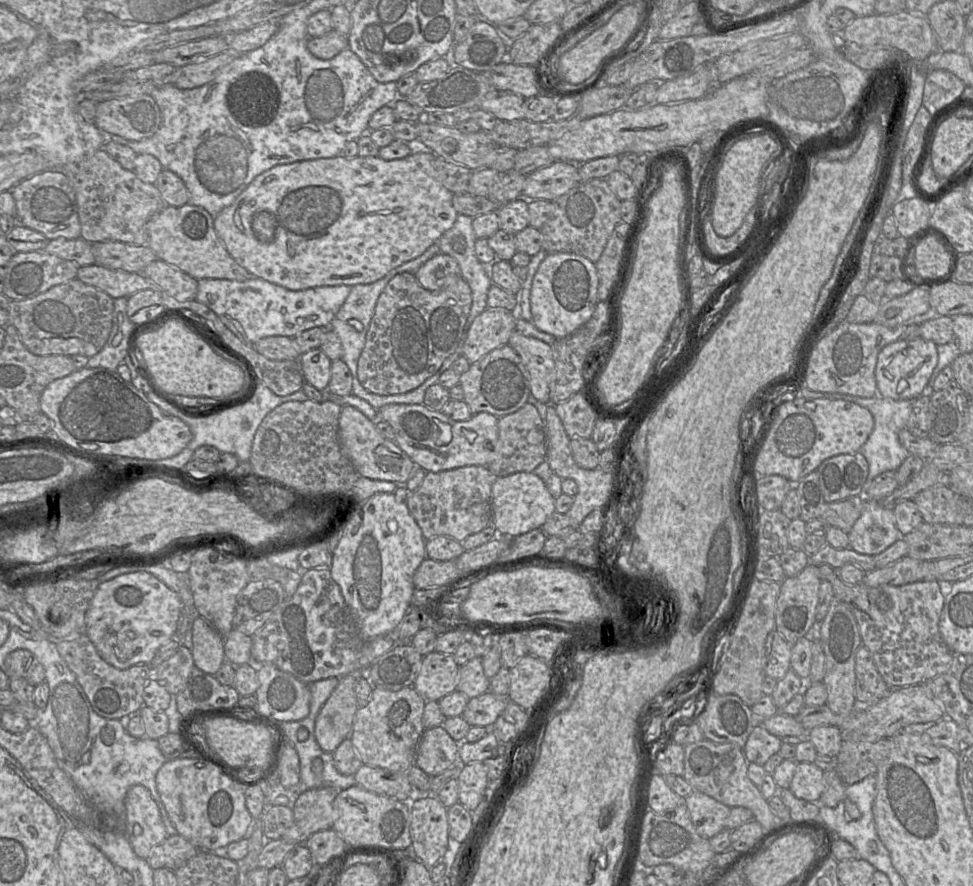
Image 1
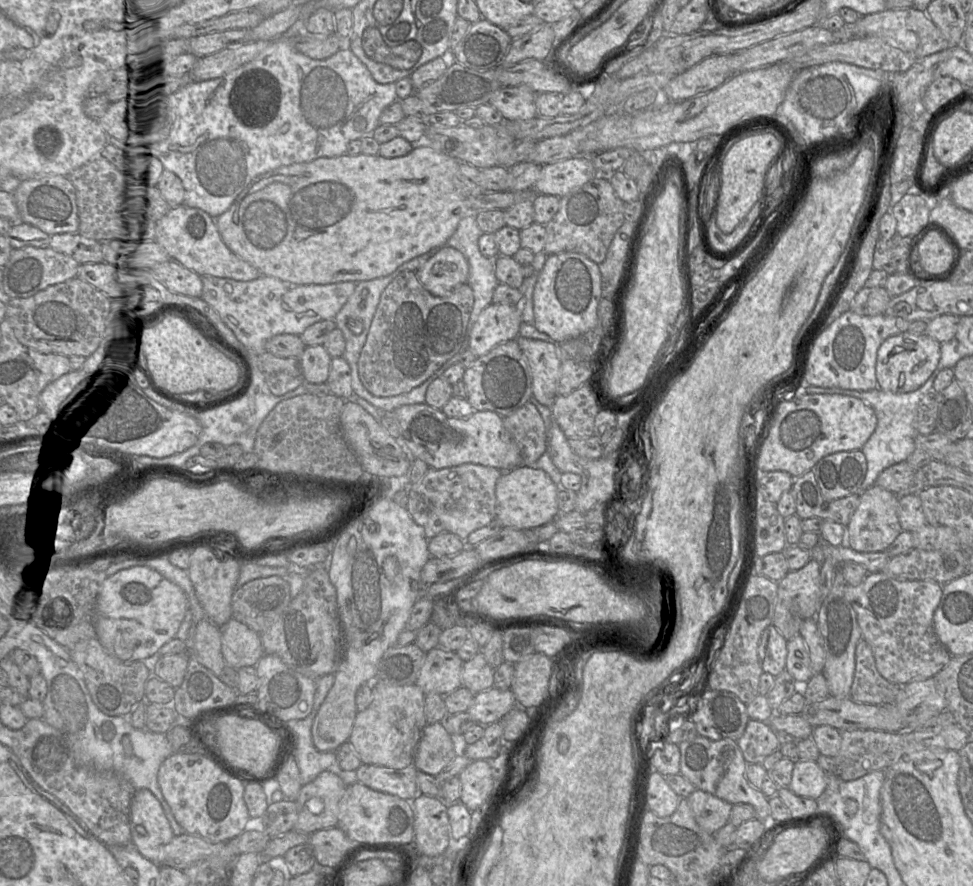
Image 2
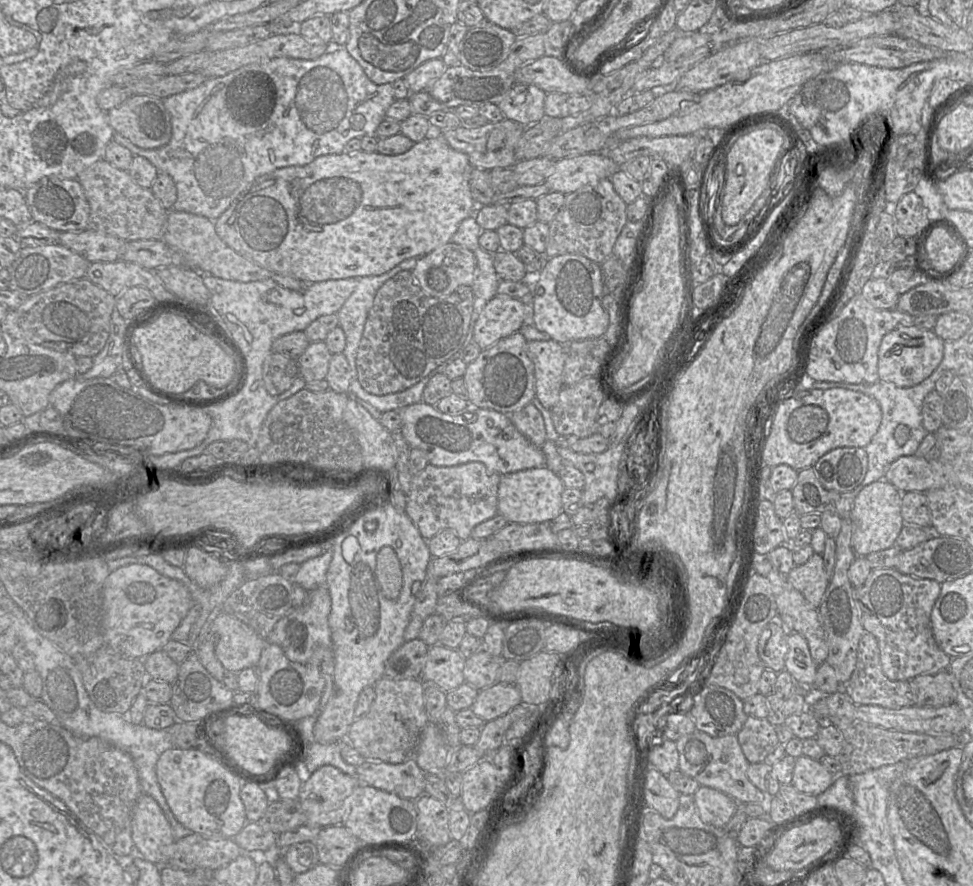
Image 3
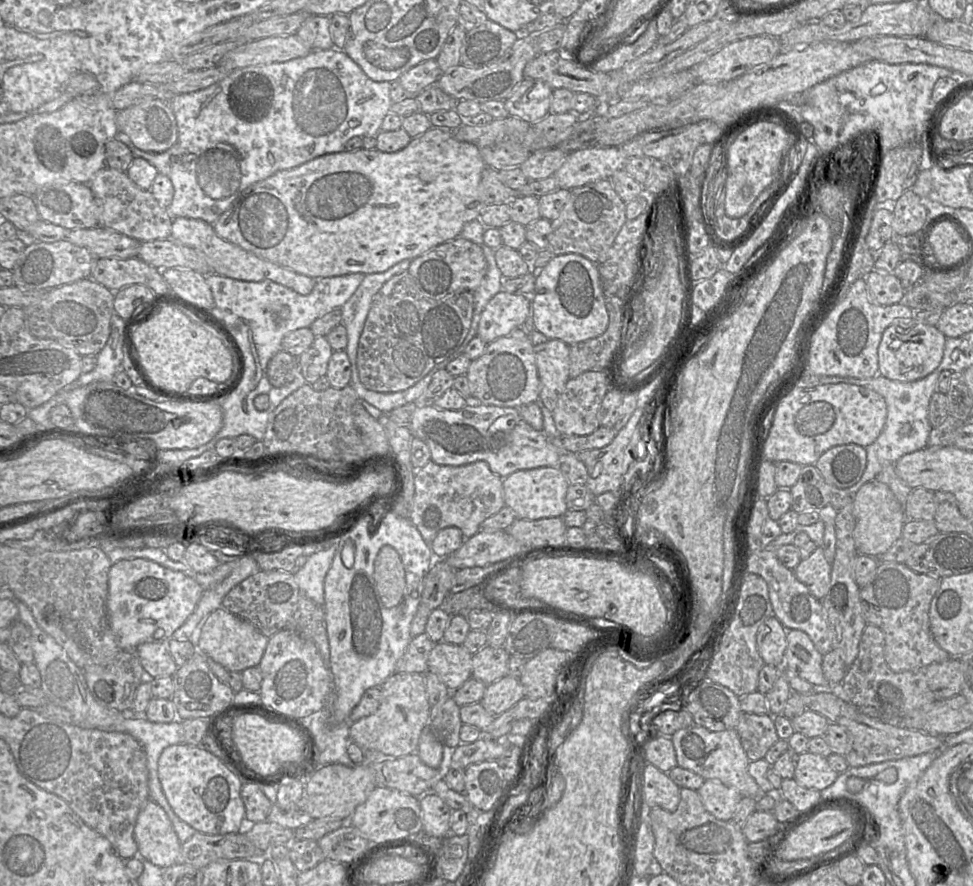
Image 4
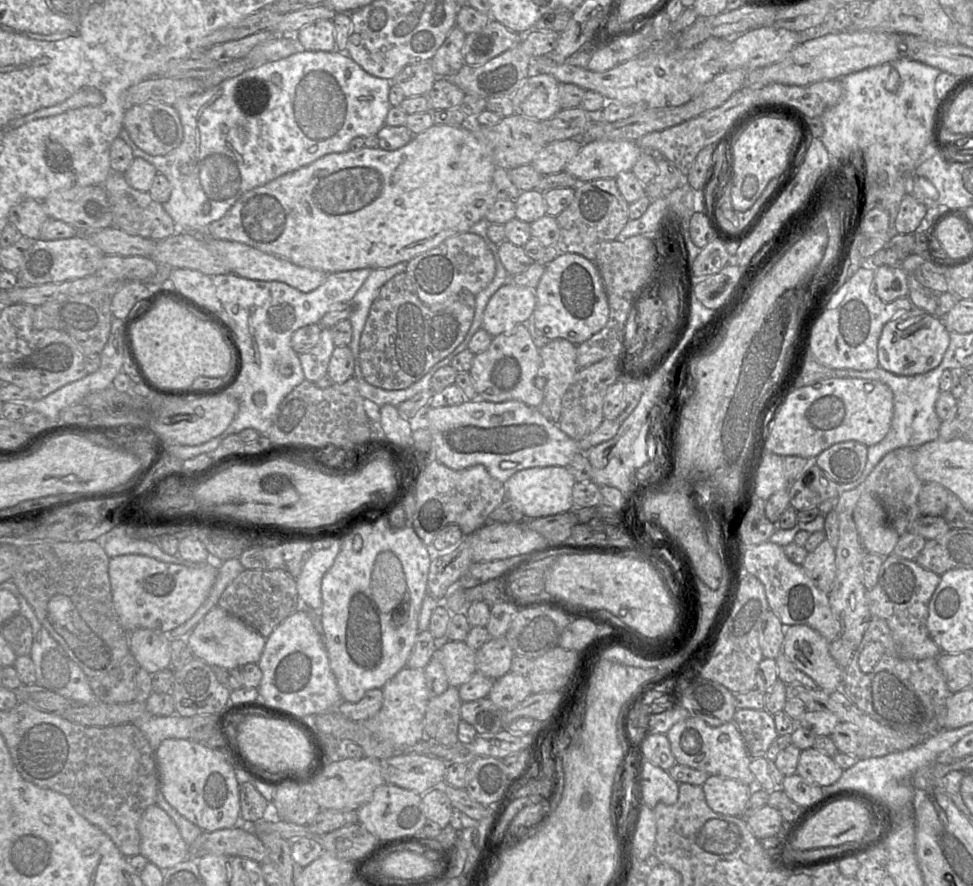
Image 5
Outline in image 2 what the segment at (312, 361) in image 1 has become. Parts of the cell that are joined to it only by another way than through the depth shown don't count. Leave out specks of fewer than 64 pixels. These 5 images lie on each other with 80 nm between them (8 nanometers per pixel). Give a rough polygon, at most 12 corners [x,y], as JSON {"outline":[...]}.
{"outline":[[323,345],[299,357],[306,383],[326,383],[332,357]]}

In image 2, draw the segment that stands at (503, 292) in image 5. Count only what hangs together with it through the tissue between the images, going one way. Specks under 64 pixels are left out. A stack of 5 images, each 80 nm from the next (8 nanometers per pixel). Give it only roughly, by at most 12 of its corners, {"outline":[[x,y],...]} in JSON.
{"outline":[[491,303],[474,323],[477,357],[516,339],[521,306]]}

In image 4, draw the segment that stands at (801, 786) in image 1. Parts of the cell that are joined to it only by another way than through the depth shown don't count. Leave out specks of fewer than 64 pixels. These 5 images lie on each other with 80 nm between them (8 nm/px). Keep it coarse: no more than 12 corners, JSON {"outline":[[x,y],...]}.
{"outline":[[806,751],[798,757],[794,779],[822,791],[838,775],[827,757]]}

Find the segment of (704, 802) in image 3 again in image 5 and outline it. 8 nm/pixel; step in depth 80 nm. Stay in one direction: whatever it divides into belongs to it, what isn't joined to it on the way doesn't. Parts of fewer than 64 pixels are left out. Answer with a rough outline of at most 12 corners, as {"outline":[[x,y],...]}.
{"outline":[[717,775],[702,785],[708,806],[742,816],[754,787]]}

